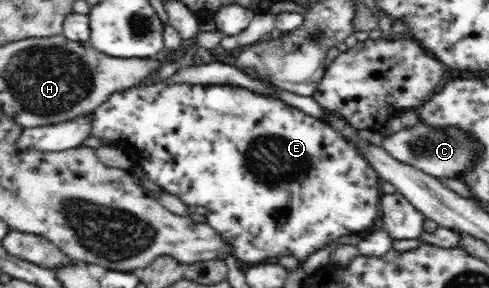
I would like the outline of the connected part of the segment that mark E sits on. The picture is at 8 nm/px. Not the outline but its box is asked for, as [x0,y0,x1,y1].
[90,81,381,264]

